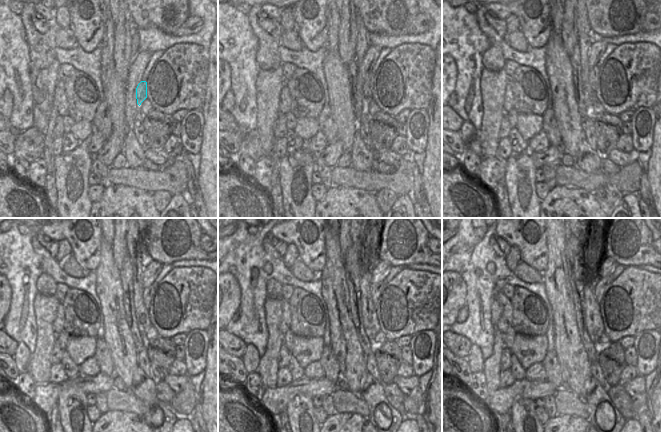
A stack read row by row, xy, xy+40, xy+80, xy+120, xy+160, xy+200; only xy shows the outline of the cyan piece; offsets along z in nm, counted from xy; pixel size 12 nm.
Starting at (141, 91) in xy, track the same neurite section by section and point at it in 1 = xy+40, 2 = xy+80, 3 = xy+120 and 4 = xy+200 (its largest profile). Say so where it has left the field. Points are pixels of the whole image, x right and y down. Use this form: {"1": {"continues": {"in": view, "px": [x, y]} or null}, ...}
{"1": {"continues": {"in": "xy+40", "px": [368, 83]}}, "2": {"continues": {"in": "xy+80", "px": [593, 73]}}, "3": {"continues": {"in": "xy+120", "px": [148, 292]}}, "4": {"continues": {"in": "xy+200", "px": [600, 284]}}}

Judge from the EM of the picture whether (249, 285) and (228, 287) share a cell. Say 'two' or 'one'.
two

